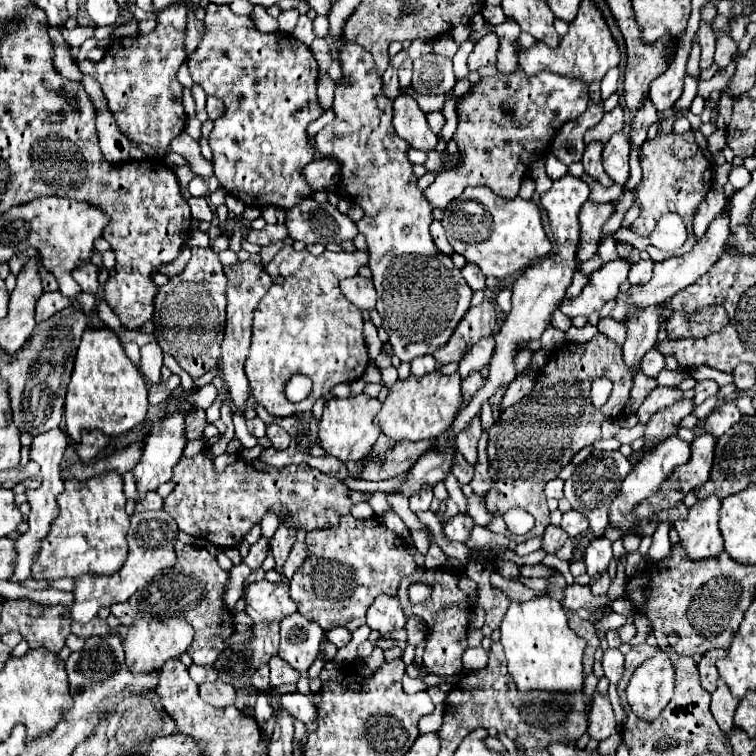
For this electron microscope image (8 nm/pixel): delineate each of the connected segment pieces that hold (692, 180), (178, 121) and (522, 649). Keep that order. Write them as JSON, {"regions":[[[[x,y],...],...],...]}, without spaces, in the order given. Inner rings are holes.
{"regions":[[[[692,131],[688,133],[658,133],[654,139],[648,139],[640,151],[640,167],[642,167],[642,181],[636,187],[638,195],[636,199],[642,203],[642,213],[640,217],[632,223],[632,229],[644,237],[648,237],[658,219],[666,213],[680,213],[682,219],[686,221],[688,227],[688,239],[686,243],[672,251],[660,251],[656,247],[648,247],[648,253],[654,261],[662,261],[668,259],[670,255],[684,255],[692,249],[692,245],[696,243],[696,235],[692,229],[692,219],[694,219],[694,207],[706,197],[706,193],[712,187],[712,165],[708,163],[708,159],[704,157],[702,149],[696,143],[696,137]]],[[[172,3],[157,14],[157,25],[147,35],[120,37],[110,43],[100,63],[82,61],[80,71],[92,75],[108,101],[120,131],[132,139],[142,141],[164,153],[170,141],[184,131],[186,113],[182,107],[182,85],[176,79],[178,67],[184,63],[184,29],[186,29],[186,5]]],[[[534,597],[526,603],[512,603],[500,623],[500,631],[508,671],[518,691],[580,693],[584,689],[582,655],[586,643],[568,627],[568,617],[556,599]]]]}

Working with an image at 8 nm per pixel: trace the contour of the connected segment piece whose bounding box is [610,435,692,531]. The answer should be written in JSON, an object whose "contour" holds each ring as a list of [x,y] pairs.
{"contour":[[[672,435],[672,439],[664,439],[664,443],[660,443],[660,447],[654,447],[652,451],[644,453],[644,457],[632,467],[632,471],[622,481],[622,489],[616,493],[616,499],[610,505],[610,525],[628,531],[636,523],[636,517],[632,517],[632,513],[630,513],[632,507],[636,503],[640,503],[644,497],[654,495],[658,491],[660,483],[672,473],[672,469],[676,465],[686,463],[690,459],[690,455],[692,455],[690,443],[688,441],[682,441],[678,435]]]}

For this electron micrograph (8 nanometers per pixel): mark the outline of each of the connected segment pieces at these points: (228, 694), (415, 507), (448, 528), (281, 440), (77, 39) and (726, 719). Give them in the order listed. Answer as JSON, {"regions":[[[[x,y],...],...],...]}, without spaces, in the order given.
{"regions":[[[[218,680],[212,683],[206,682],[199,685],[199,695],[210,703],[212,707],[228,707],[234,703],[236,699],[236,691],[232,685],[226,685],[226,683]]],[[[424,487],[424,491],[418,491],[410,497],[410,509],[412,511],[428,511],[432,503],[432,487]]],[[[458,513],[458,515],[454,515],[450,521],[444,523],[444,535],[446,535],[450,541],[460,541],[460,543],[464,543],[464,541],[468,539],[472,527],[474,527],[472,517],[468,517],[466,513]]],[[[268,425],[268,439],[274,449],[288,449],[290,445],[290,435],[280,425]]],[[[86,25],[86,27],[74,27],[74,29],[64,29],[62,31],[62,35],[64,35],[64,39],[66,39],[66,43],[68,45],[72,45],[72,47],[76,47],[76,45],[82,45],[86,39],[90,39],[92,35],[94,35],[94,31],[96,31],[96,27],[92,25]]],[[[718,679],[718,689],[712,693],[710,711],[722,731],[728,731],[734,725],[736,707],[738,707],[738,699],[728,691],[728,685],[724,683],[724,679]]]]}

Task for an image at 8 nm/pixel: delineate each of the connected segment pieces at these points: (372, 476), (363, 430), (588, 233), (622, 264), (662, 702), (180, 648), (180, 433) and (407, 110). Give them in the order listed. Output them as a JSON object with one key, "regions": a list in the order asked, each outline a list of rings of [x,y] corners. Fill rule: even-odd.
{"regions":[[[[424,439],[420,443],[398,443],[392,451],[384,453],[384,459],[386,463],[380,465],[378,463],[370,463],[370,467],[364,469],[364,475],[362,479],[368,479],[368,481],[380,481],[380,479],[390,479],[390,477],[396,477],[400,473],[406,473],[414,467],[414,463],[426,455],[430,449],[434,447],[434,439]]],[[[358,393],[346,399],[328,399],[324,405],[324,415],[320,419],[318,439],[328,455],[334,455],[340,461],[346,459],[362,459],[370,453],[372,445],[380,437],[380,427],[376,427],[376,413],[380,411],[380,401],[376,397],[368,397],[366,393]]],[[[586,201],[584,207],[580,209],[582,239],[580,239],[580,247],[576,255],[580,263],[590,259],[596,253],[598,241],[602,235],[602,227],[614,215],[614,211],[616,211],[614,203],[592,203],[592,201]]],[[[622,257],[604,263],[598,271],[594,271],[588,277],[588,285],[582,289],[582,293],[572,301],[564,301],[560,309],[568,317],[588,317],[590,313],[598,311],[608,299],[614,299],[620,293],[620,283],[626,281],[630,269],[632,263]]],[[[666,653],[654,655],[636,667],[630,677],[626,687],[630,711],[644,721],[654,721],[668,705],[674,686],[675,670]]],[[[172,617],[172,619],[140,619],[136,623],[132,623],[132,627],[128,627],[128,635],[124,637],[124,651],[126,651],[126,665],[132,671],[154,671],[160,669],[166,661],[166,657],[178,657],[182,653],[186,653],[186,649],[190,647],[194,639],[194,631],[192,625],[186,619],[180,617]],[[134,641],[142,641],[142,643],[134,643]],[[138,649],[138,651],[134,651]]],[[[176,413],[176,415],[166,415],[162,417],[160,421],[156,421],[144,441],[142,441],[144,449],[142,449],[142,459],[136,463],[136,467],[132,469],[134,471],[134,477],[136,477],[136,487],[138,487],[138,493],[140,493],[140,499],[156,489],[158,485],[166,483],[172,479],[172,467],[180,461],[184,449],[186,449],[186,423],[184,423],[184,415],[182,413]]],[[[400,95],[394,99],[394,129],[396,133],[406,139],[414,149],[434,149],[438,143],[438,137],[432,133],[426,115],[422,113],[422,109],[418,107],[418,103],[408,97],[408,95]]]]}

